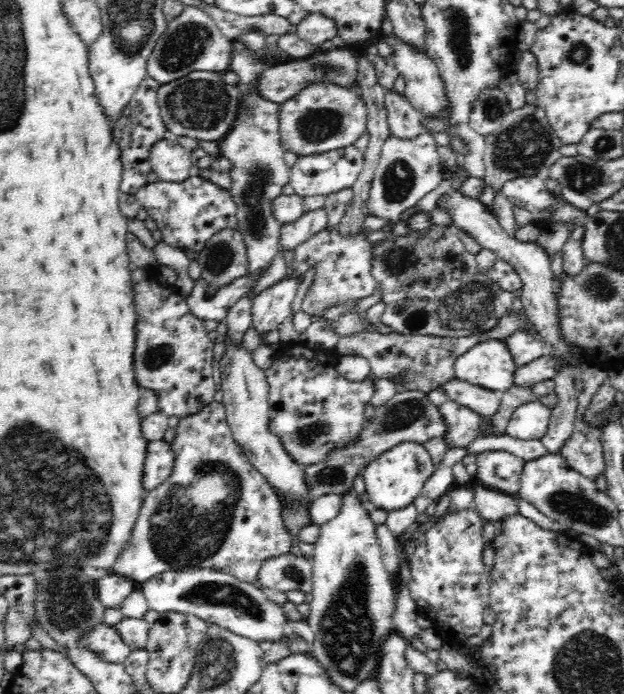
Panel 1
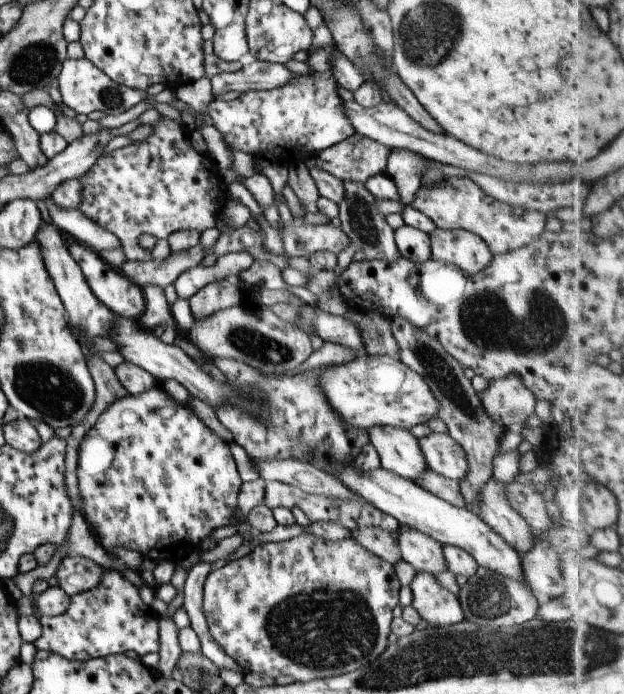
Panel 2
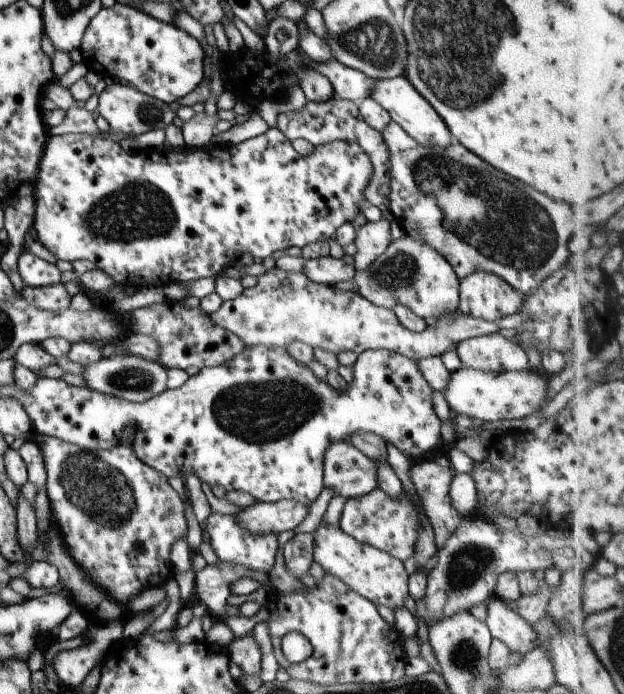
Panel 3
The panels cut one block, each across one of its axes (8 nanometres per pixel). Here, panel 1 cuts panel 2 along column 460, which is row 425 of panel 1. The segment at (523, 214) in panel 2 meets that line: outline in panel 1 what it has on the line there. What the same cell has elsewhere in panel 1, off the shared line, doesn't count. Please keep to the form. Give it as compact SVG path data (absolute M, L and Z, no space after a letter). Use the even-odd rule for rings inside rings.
M212 401L207 404L200 412L193 415L188 415L180 418L178 425L175 428L176 436L170 443L170 447L176 454L176 462L174 462L174 470L172 470L171 478L163 482L154 491L147 492L142 504L141 514L134 526L134 531L129 541L127 548L121 552L120 557L113 566L113 572L117 575L125 576L133 581L144 582L150 580L152 576L160 574L160 572L168 572L168 570L182 570L188 571L189 569L214 569L233 577L242 580L243 583L251 583L257 579L260 567L266 560L274 556L282 554L289 554L292 548L292 541L294 536L288 531L283 520L283 506L274 489L270 487L266 477L254 468L254 465L248 460L245 452L241 446L234 439L234 435L230 430L228 424L225 406L221 402Z

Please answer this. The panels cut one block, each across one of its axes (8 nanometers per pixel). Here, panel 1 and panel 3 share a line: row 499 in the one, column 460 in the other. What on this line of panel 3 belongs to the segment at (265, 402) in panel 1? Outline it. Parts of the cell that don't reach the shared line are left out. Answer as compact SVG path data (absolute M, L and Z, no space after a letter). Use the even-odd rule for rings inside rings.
M477 271L459 280L458 312L495 322L501 317L518 313L525 298L496 274Z

